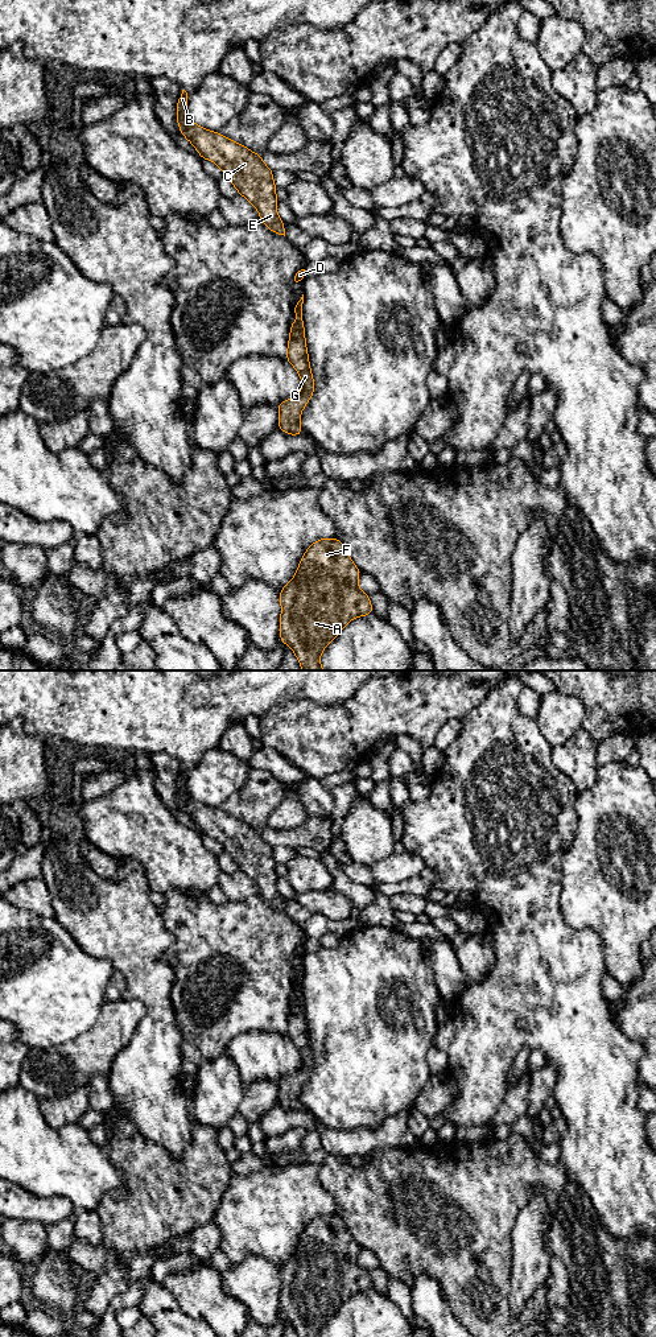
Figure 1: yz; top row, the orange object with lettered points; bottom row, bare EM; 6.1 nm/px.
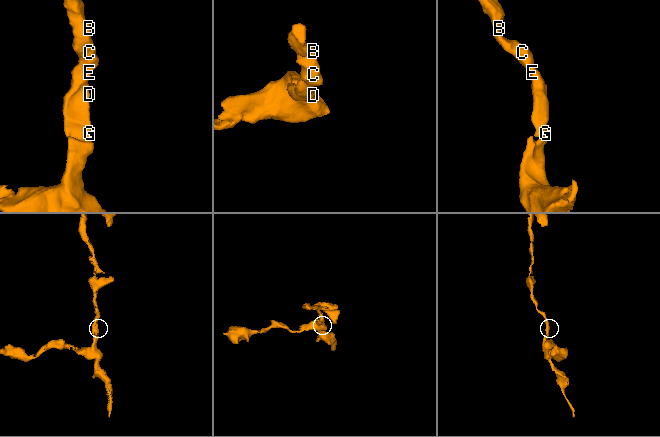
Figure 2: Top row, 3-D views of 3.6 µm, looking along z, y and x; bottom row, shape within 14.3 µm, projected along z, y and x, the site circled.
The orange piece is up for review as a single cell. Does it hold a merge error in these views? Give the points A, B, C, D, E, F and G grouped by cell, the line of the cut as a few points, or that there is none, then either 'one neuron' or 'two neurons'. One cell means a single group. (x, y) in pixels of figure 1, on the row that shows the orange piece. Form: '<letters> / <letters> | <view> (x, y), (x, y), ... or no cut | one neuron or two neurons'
A B C D E F G | no cut | one neuron

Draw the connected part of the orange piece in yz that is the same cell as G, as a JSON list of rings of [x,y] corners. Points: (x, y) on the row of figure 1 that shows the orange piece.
[[[304,294],[301,300],[293,305],[293,313],[297,315],[297,319],[290,325],[290,335],[285,356],[301,376],[302,389],[297,397],[284,400],[277,405],[279,429],[292,436],[304,434],[298,421],[302,409],[309,403],[314,392],[314,379],[309,364],[309,355],[305,341],[302,304]]]

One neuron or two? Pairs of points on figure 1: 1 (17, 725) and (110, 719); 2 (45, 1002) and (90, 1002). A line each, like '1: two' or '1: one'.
1: two
2: one

